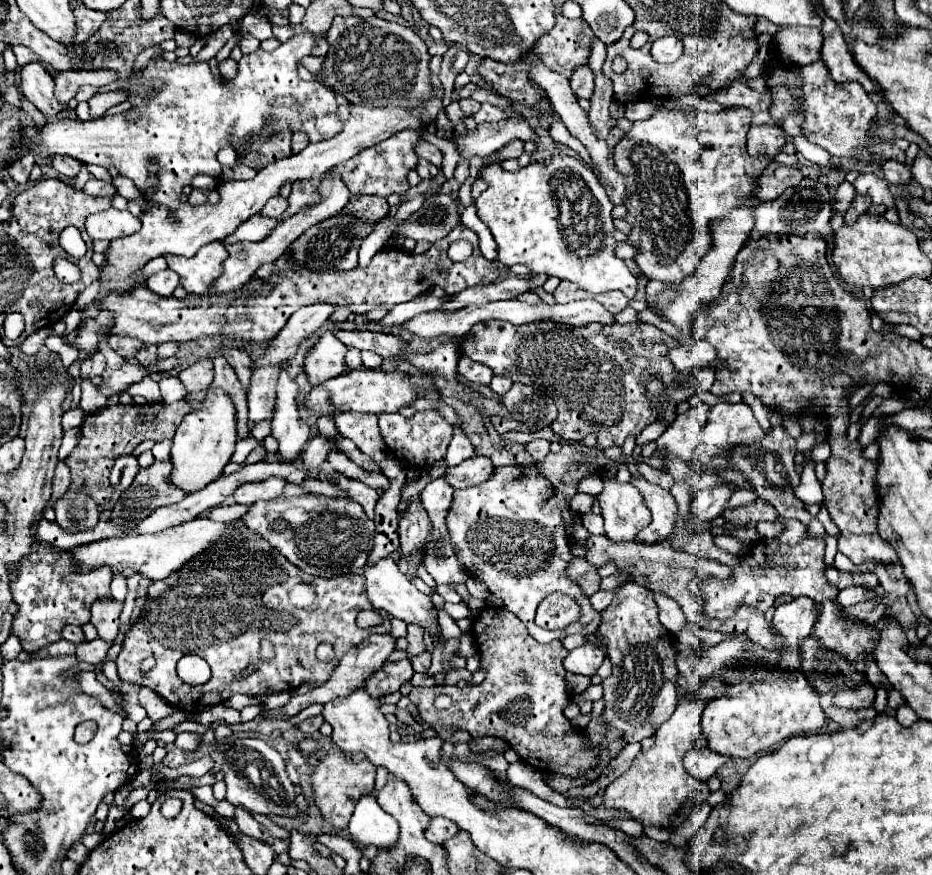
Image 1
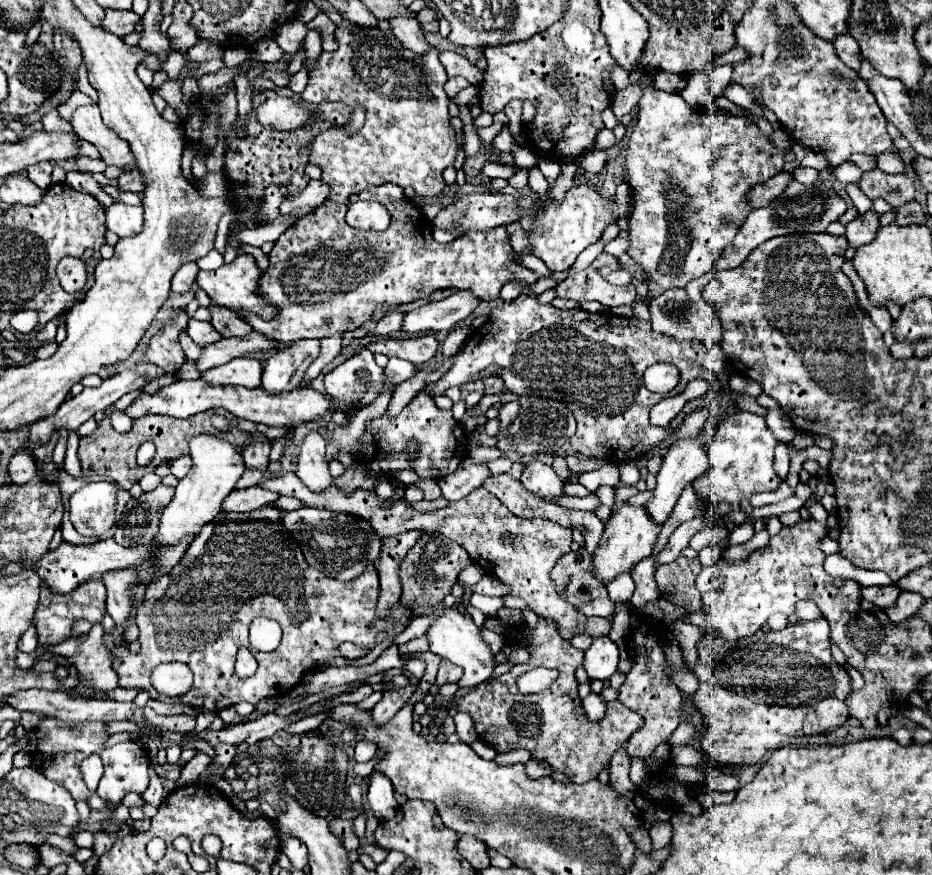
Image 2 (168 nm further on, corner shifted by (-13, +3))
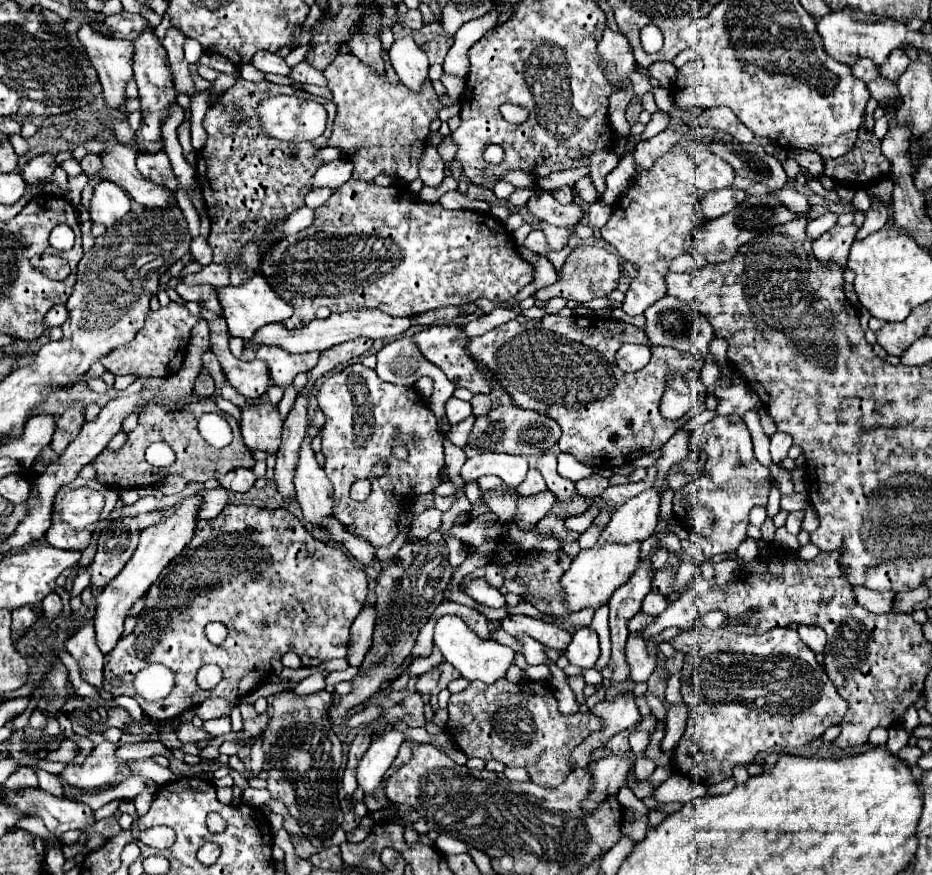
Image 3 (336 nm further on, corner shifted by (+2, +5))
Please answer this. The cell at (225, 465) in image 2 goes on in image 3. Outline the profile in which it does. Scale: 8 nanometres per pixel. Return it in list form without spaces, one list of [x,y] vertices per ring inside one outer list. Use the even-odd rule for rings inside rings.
[[[201,491],[177,501],[173,515],[161,519],[157,525],[151,525],[147,529],[141,531],[139,535],[139,545],[133,553],[133,557],[127,561],[127,565],[123,567],[123,571],[103,589],[103,593],[97,597],[97,607],[95,607],[95,633],[97,633],[97,645],[103,653],[109,653],[115,643],[119,641],[121,633],[123,633],[123,621],[127,617],[129,607],[147,593],[149,585],[153,585],[153,581],[159,577],[159,573],[163,571],[163,567],[177,557],[185,545],[191,541],[193,533],[195,533],[195,525],[197,525],[197,513],[199,507],[203,503],[203,495]]]

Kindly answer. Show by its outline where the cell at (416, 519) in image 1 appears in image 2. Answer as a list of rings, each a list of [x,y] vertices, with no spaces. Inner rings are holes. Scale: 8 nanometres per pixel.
[[[424,533],[420,541],[408,551],[408,555],[400,563],[400,581],[402,581],[402,597],[400,603],[412,611],[412,603],[416,599],[436,599],[436,603],[442,603],[446,595],[452,593],[454,583],[458,581],[460,571],[464,569],[464,563],[470,563],[470,555],[454,543],[452,539],[440,535],[440,533]]]

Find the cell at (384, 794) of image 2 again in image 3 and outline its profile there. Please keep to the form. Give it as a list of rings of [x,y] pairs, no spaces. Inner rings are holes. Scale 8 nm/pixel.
[[[387,729],[383,737],[377,735],[373,737],[373,745],[369,745],[367,753],[363,755],[357,767],[357,783],[365,795],[373,795],[379,789],[383,775],[387,773],[393,759],[397,757],[403,739],[405,739],[403,733],[391,729]]]

